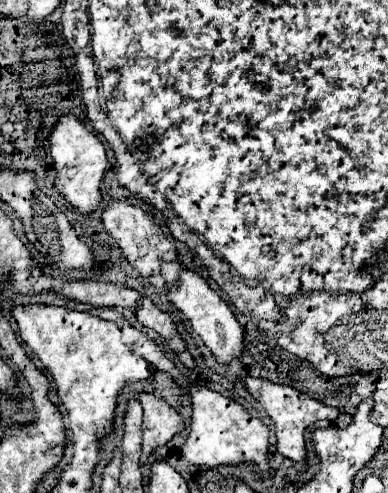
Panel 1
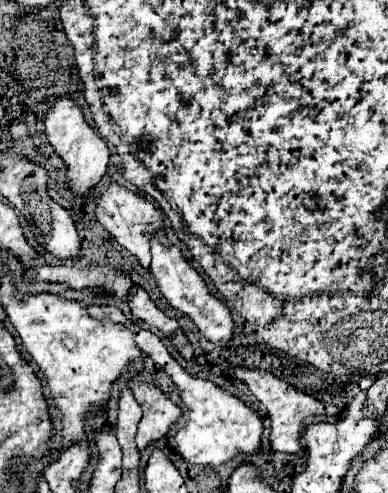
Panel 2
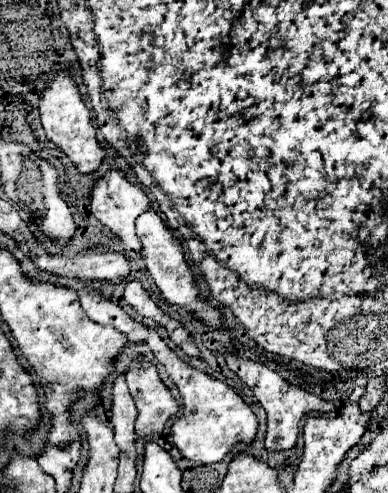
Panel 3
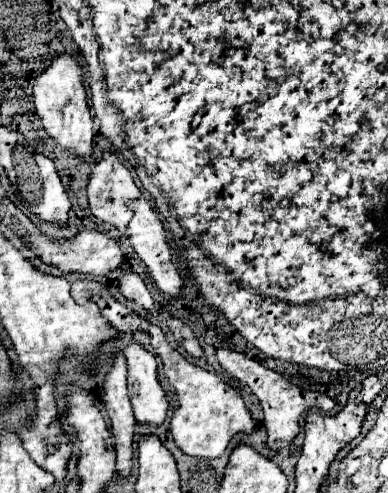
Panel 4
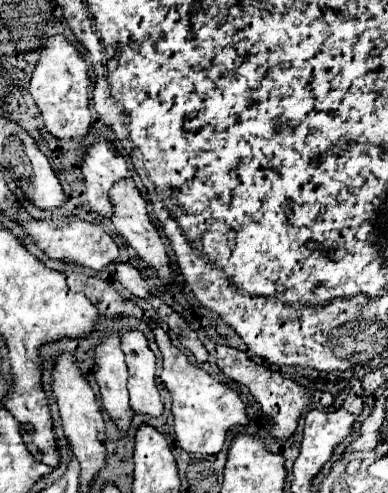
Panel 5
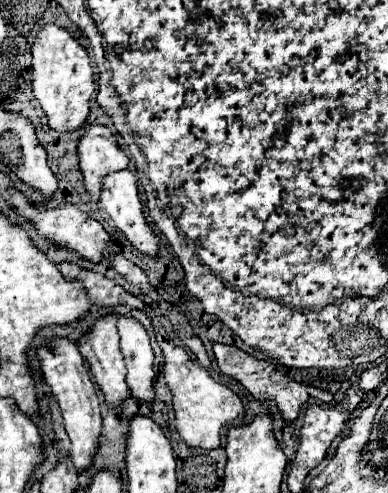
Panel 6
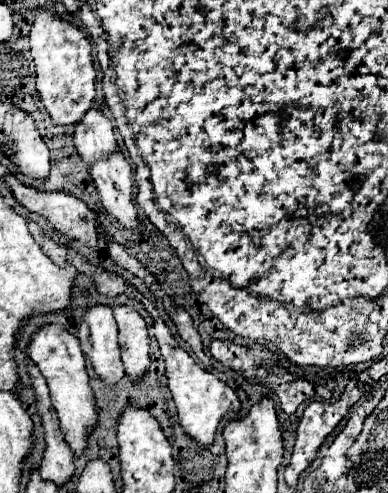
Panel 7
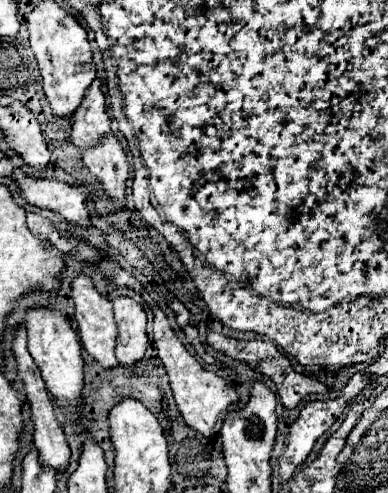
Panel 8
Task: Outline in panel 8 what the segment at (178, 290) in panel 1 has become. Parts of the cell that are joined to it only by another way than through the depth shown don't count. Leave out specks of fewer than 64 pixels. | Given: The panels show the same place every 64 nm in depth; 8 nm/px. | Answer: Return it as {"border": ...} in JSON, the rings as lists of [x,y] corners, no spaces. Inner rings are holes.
{"border":[[[108,132],[100,136],[100,140],[96,140],[90,148],[82,152],[82,160],[104,186],[104,192],[116,198],[122,206],[126,196],[124,182],[128,180],[128,162],[122,142],[116,138],[116,134]]]}

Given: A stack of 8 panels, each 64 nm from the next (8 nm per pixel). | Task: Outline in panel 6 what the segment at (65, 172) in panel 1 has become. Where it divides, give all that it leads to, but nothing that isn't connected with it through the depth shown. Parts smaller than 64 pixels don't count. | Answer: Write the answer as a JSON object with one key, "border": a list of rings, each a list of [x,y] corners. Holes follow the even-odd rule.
{"border":[[[44,24],[32,44],[32,88],[48,116],[48,126],[66,132],[80,128],[90,112],[90,98],[96,90],[94,72],[86,48],[66,28]]]}

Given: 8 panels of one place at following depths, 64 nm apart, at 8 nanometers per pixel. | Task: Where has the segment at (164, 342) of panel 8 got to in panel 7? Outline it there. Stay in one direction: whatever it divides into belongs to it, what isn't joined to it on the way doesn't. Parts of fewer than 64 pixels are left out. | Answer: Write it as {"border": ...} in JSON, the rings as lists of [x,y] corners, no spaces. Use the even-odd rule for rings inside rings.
{"border":[[[156,318],[156,340],[160,346],[162,358],[166,362],[168,388],[174,396],[174,404],[176,404],[178,418],[180,418],[184,432],[202,444],[212,444],[214,432],[216,432],[222,416],[228,414],[230,410],[240,408],[240,400],[238,400],[236,392],[230,386],[226,386],[220,378],[216,378],[212,372],[200,368],[200,364],[174,340],[170,328],[164,324],[162,318]]]}

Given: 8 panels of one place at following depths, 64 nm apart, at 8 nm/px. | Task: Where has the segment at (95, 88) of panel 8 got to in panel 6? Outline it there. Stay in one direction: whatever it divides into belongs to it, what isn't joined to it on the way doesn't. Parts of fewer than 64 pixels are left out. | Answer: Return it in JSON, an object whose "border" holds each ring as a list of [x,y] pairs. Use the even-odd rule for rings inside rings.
{"border":[[[86,122],[84,136],[78,140],[78,156],[86,190],[94,202],[100,198],[100,176],[128,166],[128,158],[118,146],[116,136],[108,126],[98,122]]]}

